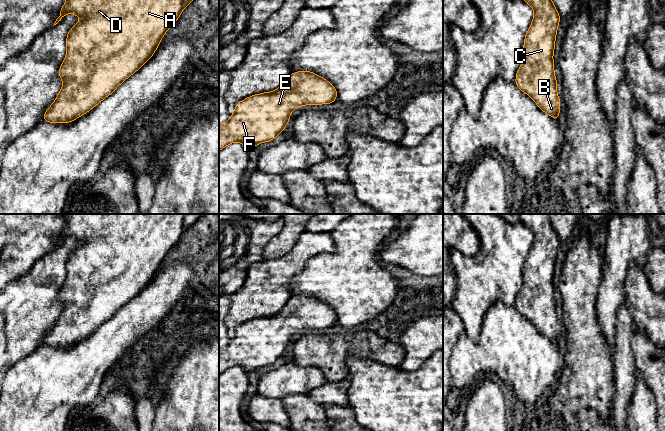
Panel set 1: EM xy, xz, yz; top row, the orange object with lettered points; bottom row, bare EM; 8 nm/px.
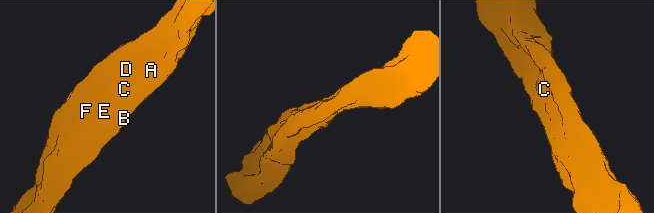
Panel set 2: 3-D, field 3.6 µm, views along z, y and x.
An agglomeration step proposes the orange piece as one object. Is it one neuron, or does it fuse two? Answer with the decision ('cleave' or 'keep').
keep

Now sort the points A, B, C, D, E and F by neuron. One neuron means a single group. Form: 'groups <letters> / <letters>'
groups A B C D E F

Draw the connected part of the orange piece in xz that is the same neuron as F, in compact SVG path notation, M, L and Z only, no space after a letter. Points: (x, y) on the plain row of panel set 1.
M313 296L291 297L281 311L273 316L255 318L239 326L230 343L219 348L219 376L228 368L240 366L251 373L257 368L275 363L286 351L290 337L298 330L330 328L336 325L335 311Z

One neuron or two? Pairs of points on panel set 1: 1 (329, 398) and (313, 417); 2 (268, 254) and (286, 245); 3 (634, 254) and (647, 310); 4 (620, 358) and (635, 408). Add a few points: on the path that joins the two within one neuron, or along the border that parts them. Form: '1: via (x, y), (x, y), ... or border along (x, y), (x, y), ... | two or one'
1: border along (306, 395), (323, 407), (328, 420) | two
2: via (272, 250), (282, 245) | one
3: border along (631, 262), (643, 268), (651, 285) | two
4: border along (635, 373), (635, 387), (628, 405), (626, 419) | two

